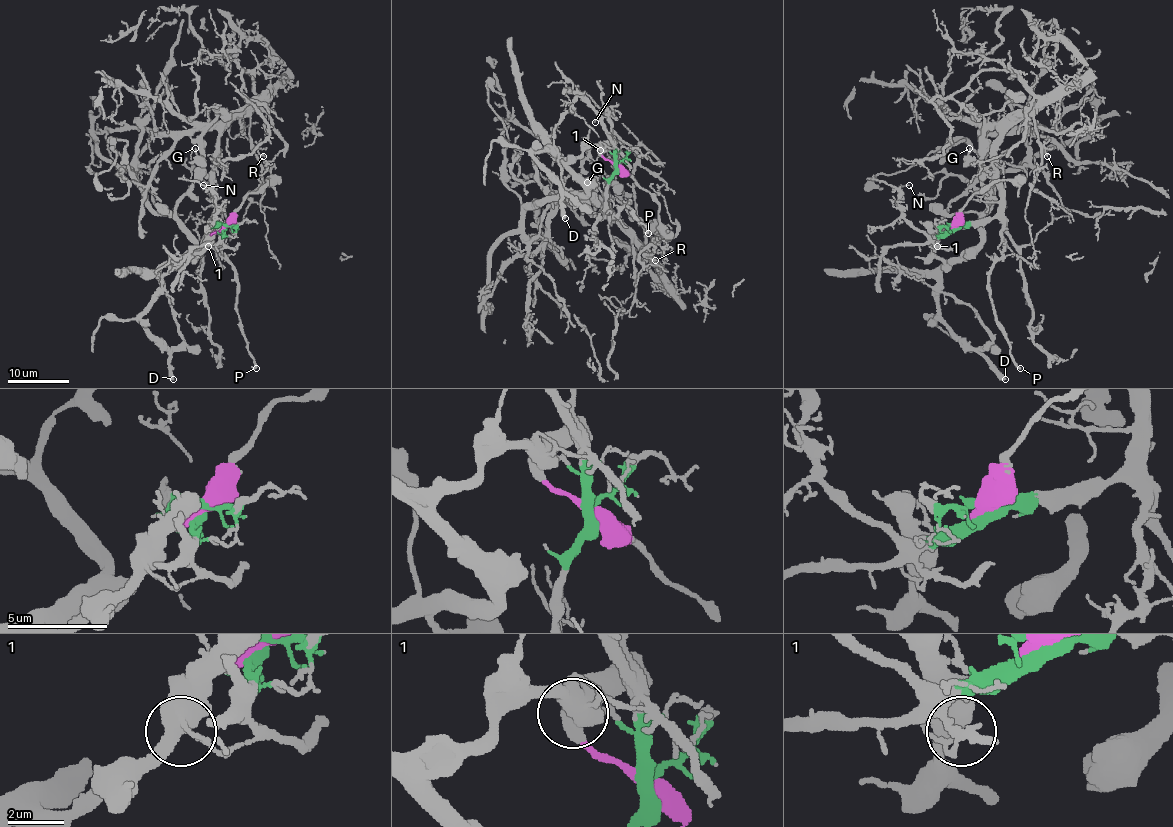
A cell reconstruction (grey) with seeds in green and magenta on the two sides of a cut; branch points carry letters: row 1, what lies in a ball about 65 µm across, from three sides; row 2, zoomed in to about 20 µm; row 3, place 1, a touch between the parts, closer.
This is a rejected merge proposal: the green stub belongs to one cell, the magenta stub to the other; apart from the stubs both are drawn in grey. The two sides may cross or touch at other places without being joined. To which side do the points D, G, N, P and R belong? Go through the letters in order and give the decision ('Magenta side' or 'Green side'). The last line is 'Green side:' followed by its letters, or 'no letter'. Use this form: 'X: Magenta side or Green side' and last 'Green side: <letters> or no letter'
D: Magenta side
G: Magenta side
N: Green side
P: Green side
R: Green side
Green side: N, P, R

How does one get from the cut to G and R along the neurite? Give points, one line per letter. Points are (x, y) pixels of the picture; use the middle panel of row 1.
G: (616, 166), (593, 146), (587, 147), (568, 170), (588, 192), (568, 200), (573, 203), (594, 190), (587, 183)
R: (616, 166), (616, 173), (608, 186), (607, 213), (608, 209), (610, 215), (640, 244), (642, 250), (656, 260)

